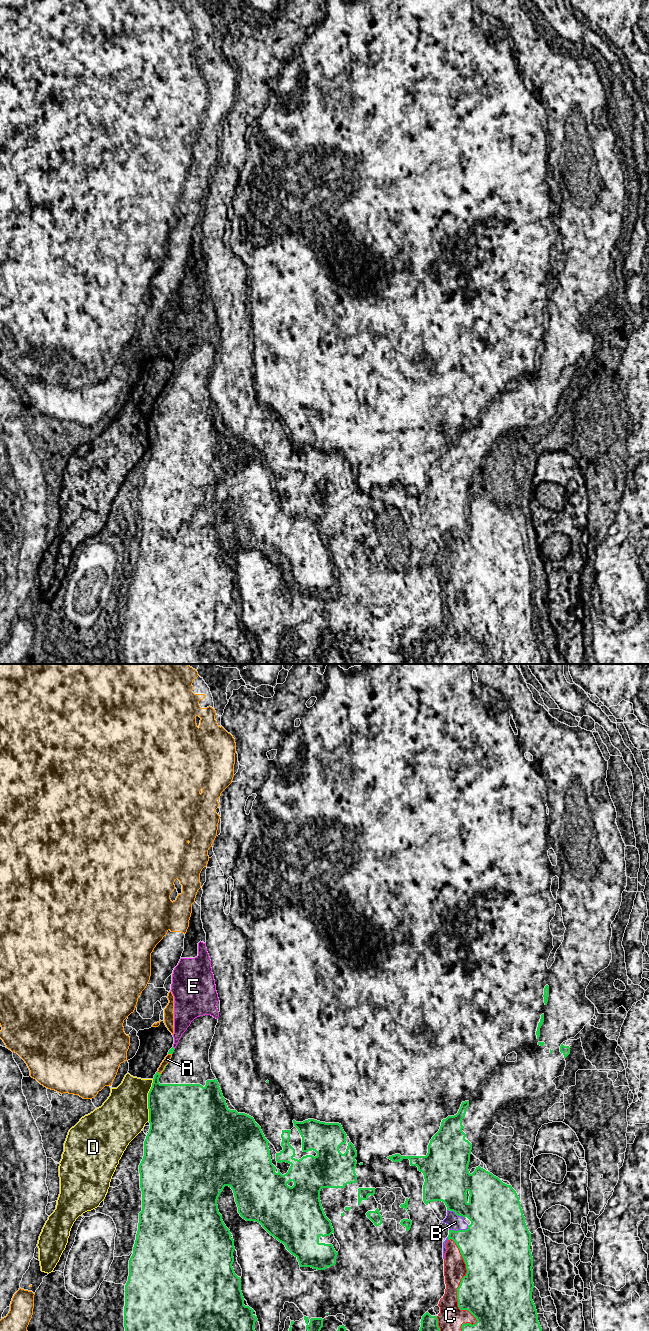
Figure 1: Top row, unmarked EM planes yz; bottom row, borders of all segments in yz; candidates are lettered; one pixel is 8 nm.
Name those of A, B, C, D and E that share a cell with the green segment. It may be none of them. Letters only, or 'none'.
B, C

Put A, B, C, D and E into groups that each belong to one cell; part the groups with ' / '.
A E / B C / D

